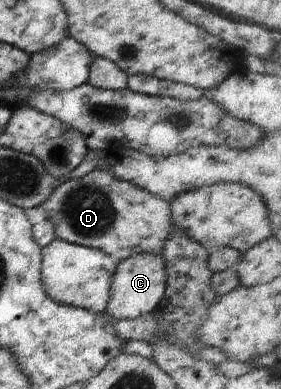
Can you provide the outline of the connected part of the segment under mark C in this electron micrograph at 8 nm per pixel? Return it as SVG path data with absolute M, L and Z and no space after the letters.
M136 254L121 261L111 281L110 299L105 311L115 320L136 319L153 312L162 301L166 291L166 268L163 256Z

